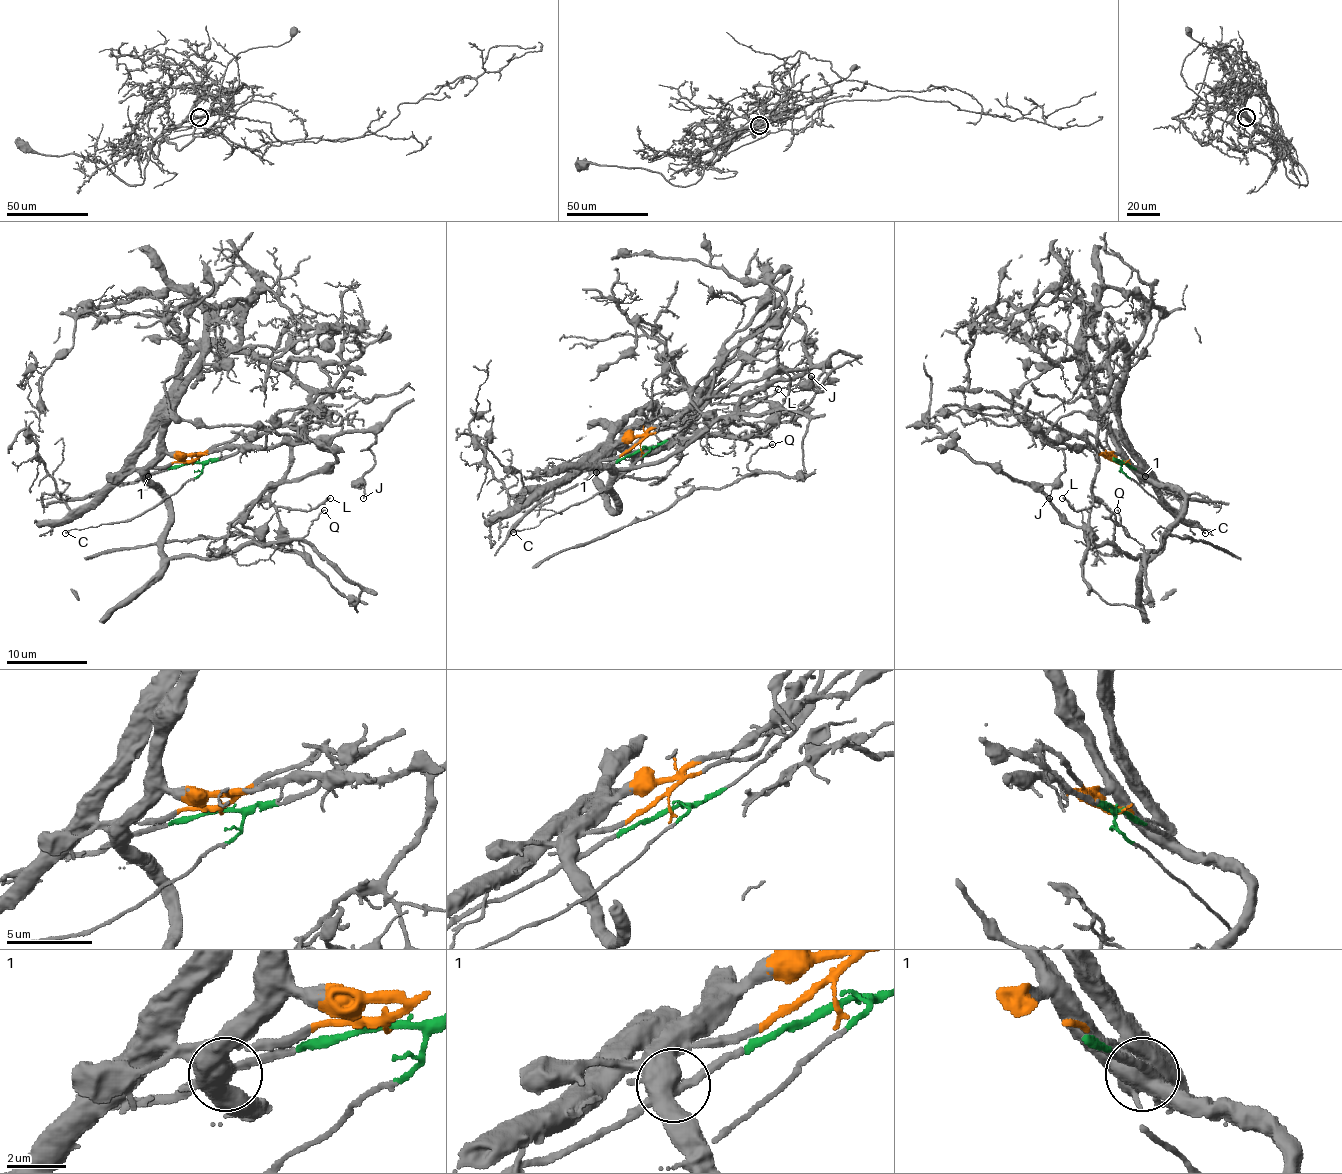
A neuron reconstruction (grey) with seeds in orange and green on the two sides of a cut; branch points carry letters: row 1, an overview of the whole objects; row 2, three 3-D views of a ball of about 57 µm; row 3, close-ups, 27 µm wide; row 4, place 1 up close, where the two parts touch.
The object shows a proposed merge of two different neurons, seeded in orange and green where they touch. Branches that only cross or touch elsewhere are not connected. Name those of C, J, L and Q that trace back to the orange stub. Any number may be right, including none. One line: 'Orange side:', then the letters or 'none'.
Orange side: J, L, Q

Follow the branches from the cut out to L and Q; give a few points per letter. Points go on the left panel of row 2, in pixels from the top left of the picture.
L: (193, 463), (148, 471), (166, 499), (168, 558), (221, 558), (227, 529), (255, 501), (308, 511), (330, 497)
Q: (193, 463), (148, 471), (168, 515), (162, 552), (306, 540), (361, 588), (357, 608), (300, 546), (324, 509)

